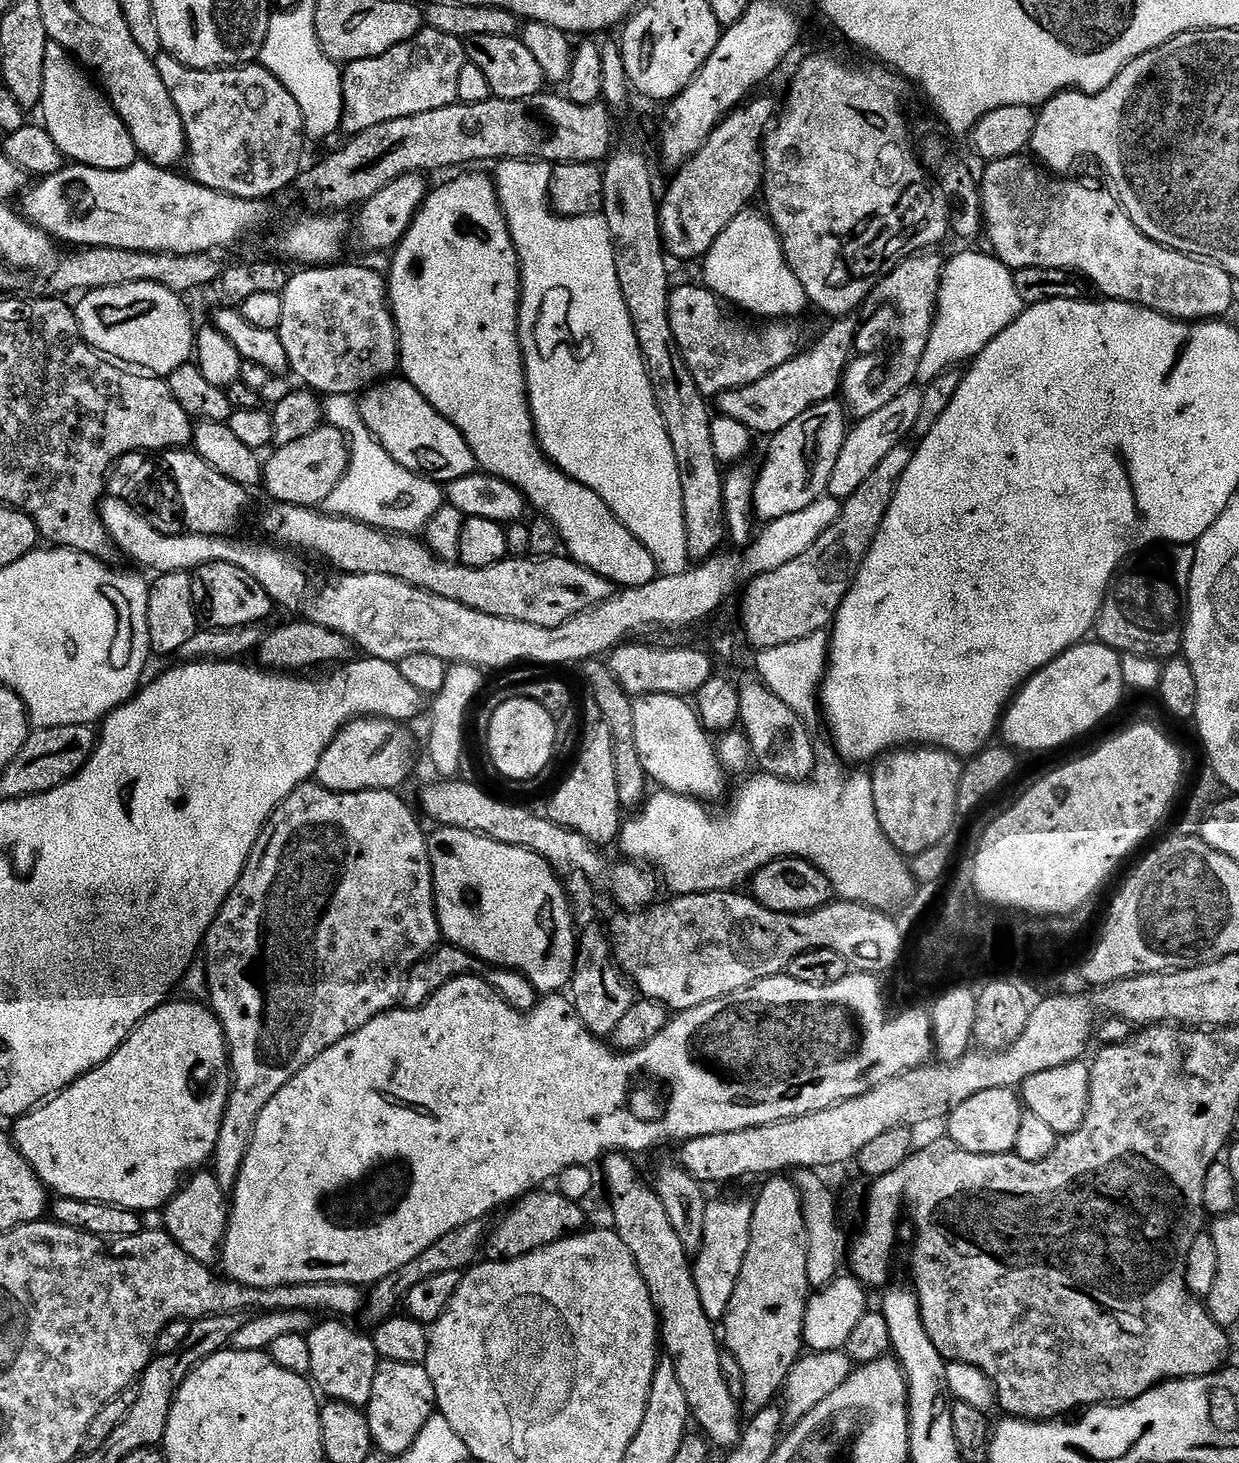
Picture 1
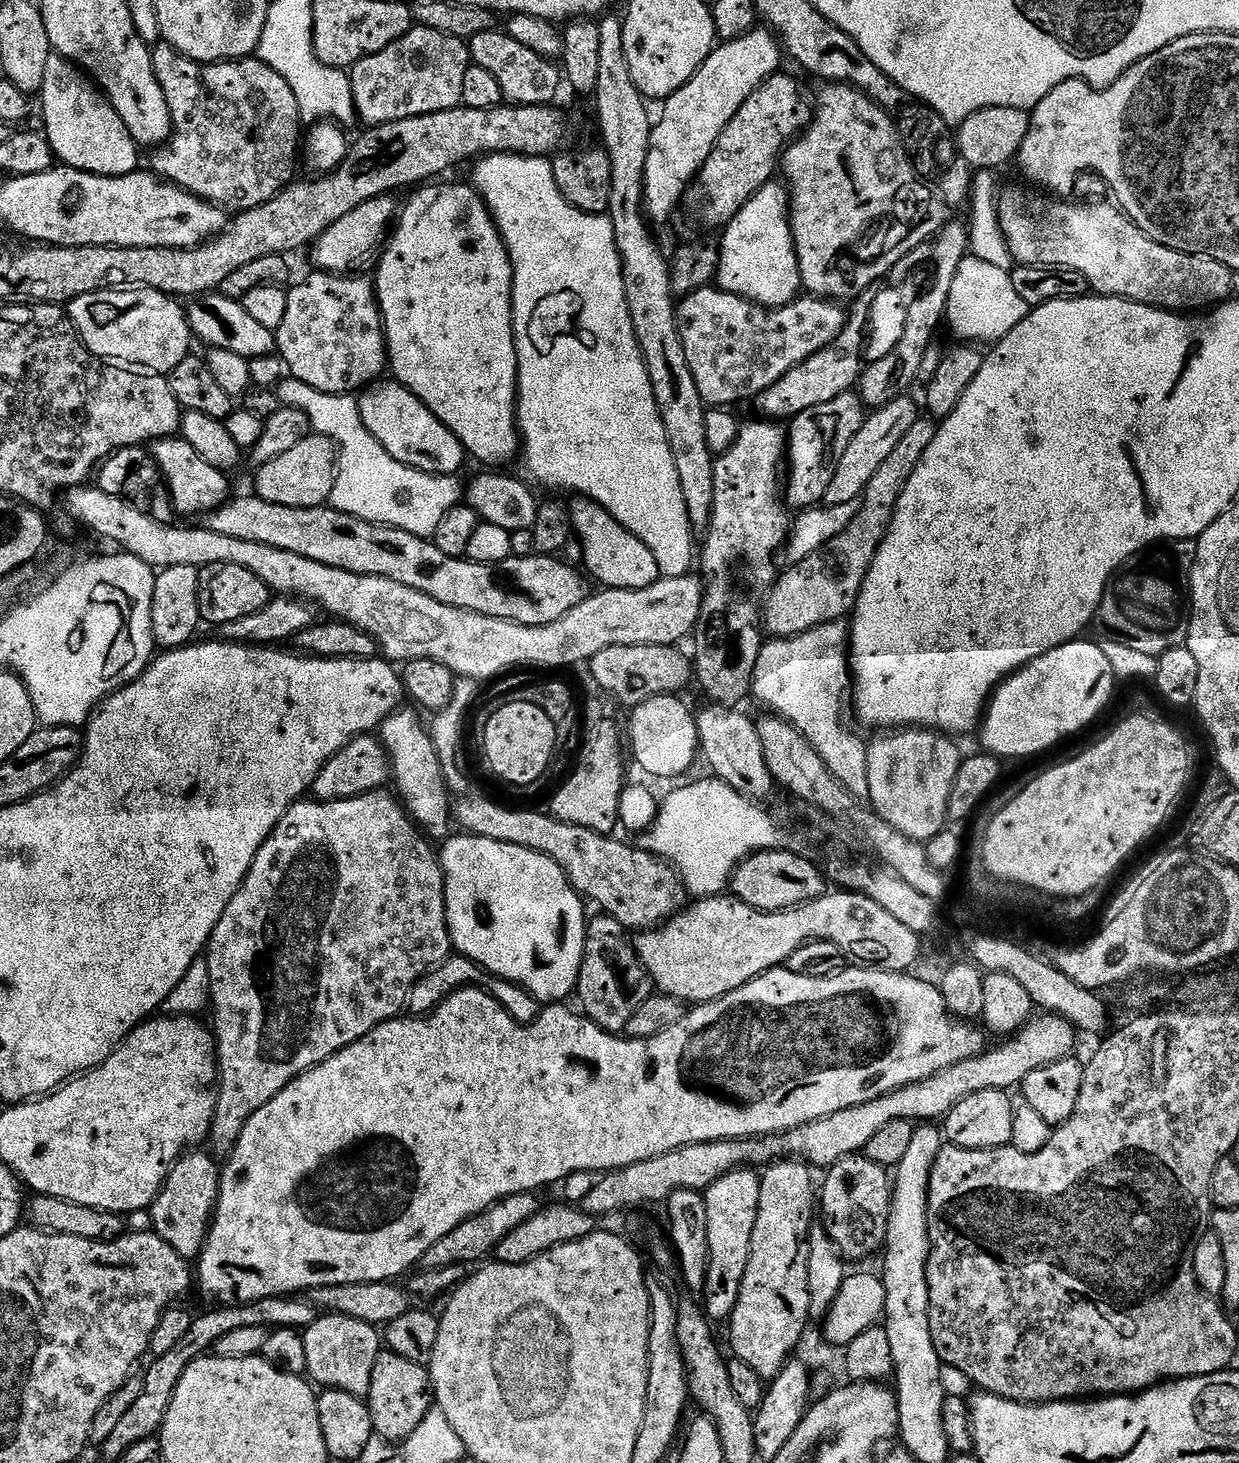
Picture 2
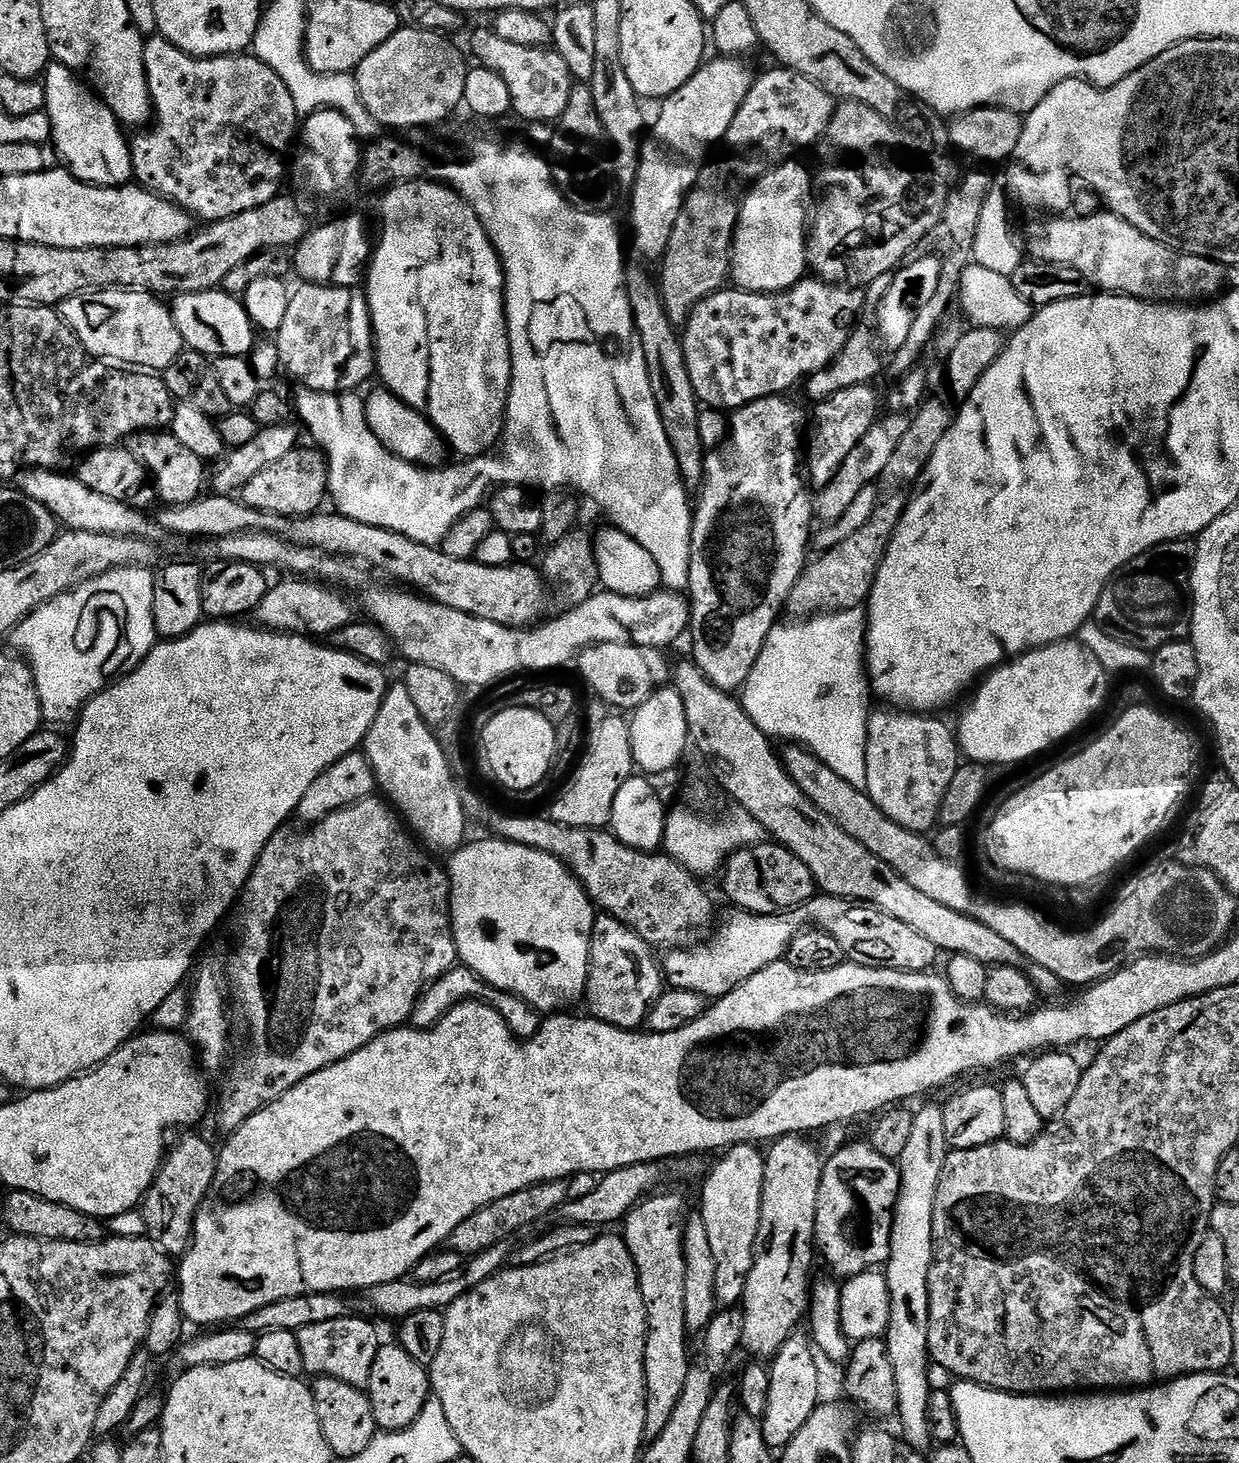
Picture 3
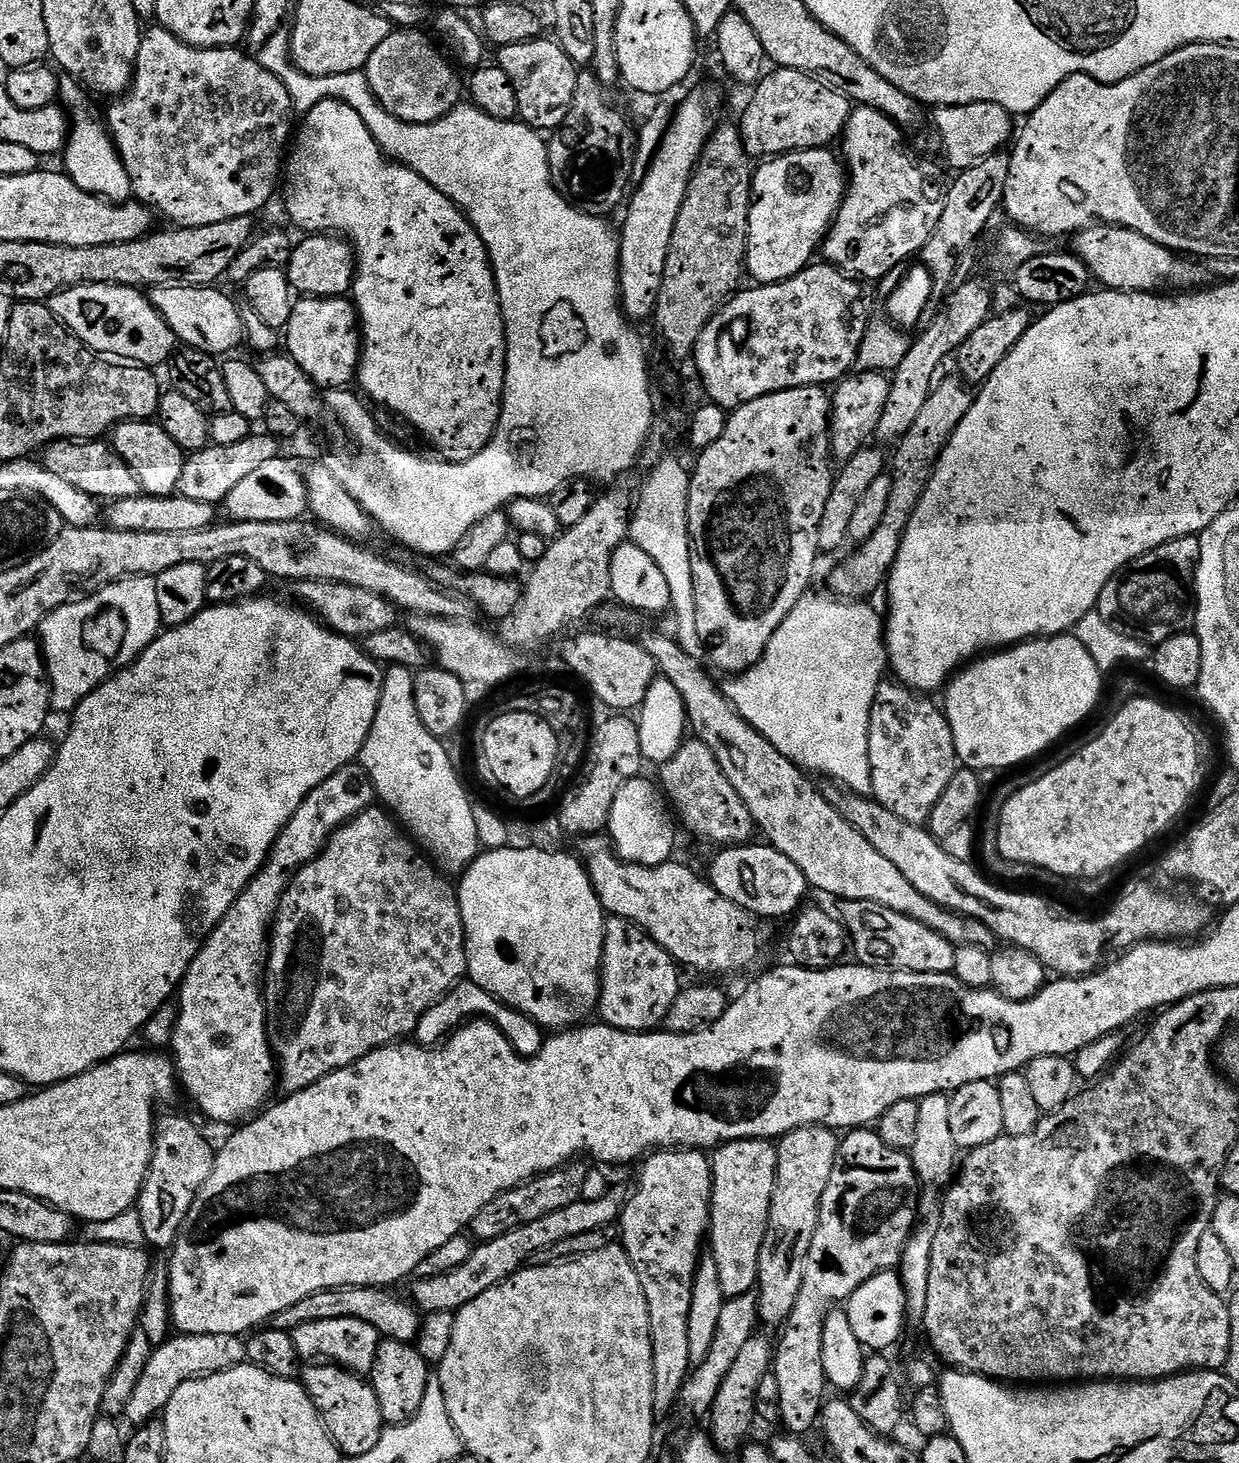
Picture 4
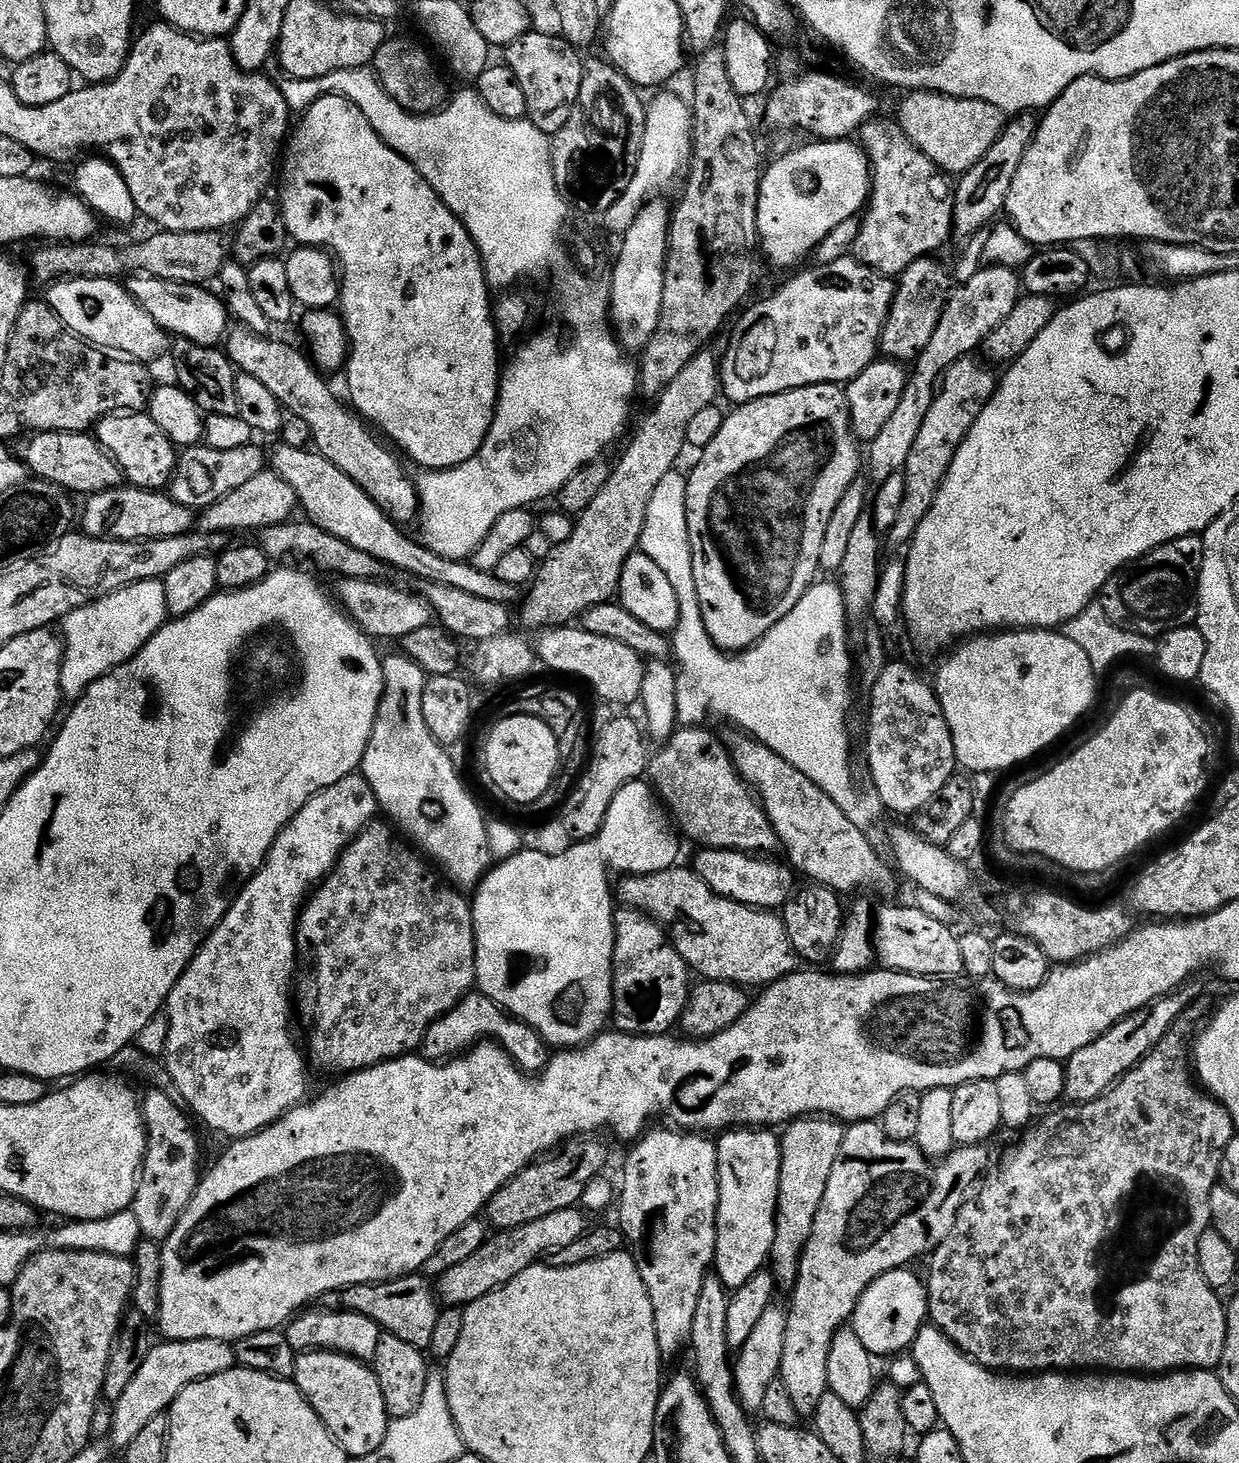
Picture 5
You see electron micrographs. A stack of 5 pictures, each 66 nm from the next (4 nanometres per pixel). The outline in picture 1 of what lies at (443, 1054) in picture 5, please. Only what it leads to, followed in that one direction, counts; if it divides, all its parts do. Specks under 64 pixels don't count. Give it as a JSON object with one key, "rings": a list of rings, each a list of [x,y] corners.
{"rings":[[[444,942],[437,946],[425,960],[419,960],[418,963],[408,971],[408,977],[404,979],[403,1007],[422,1007],[434,993],[442,990],[442,986],[446,986],[446,982],[450,982],[459,976],[476,976],[482,982],[489,984],[493,992],[495,992],[500,999],[506,1001],[511,1008],[519,1012],[530,1011],[538,1002],[536,987],[521,975],[520,972],[511,968],[495,967],[484,960],[478,959],[476,956],[472,956],[466,950],[457,948],[455,944]]]}

